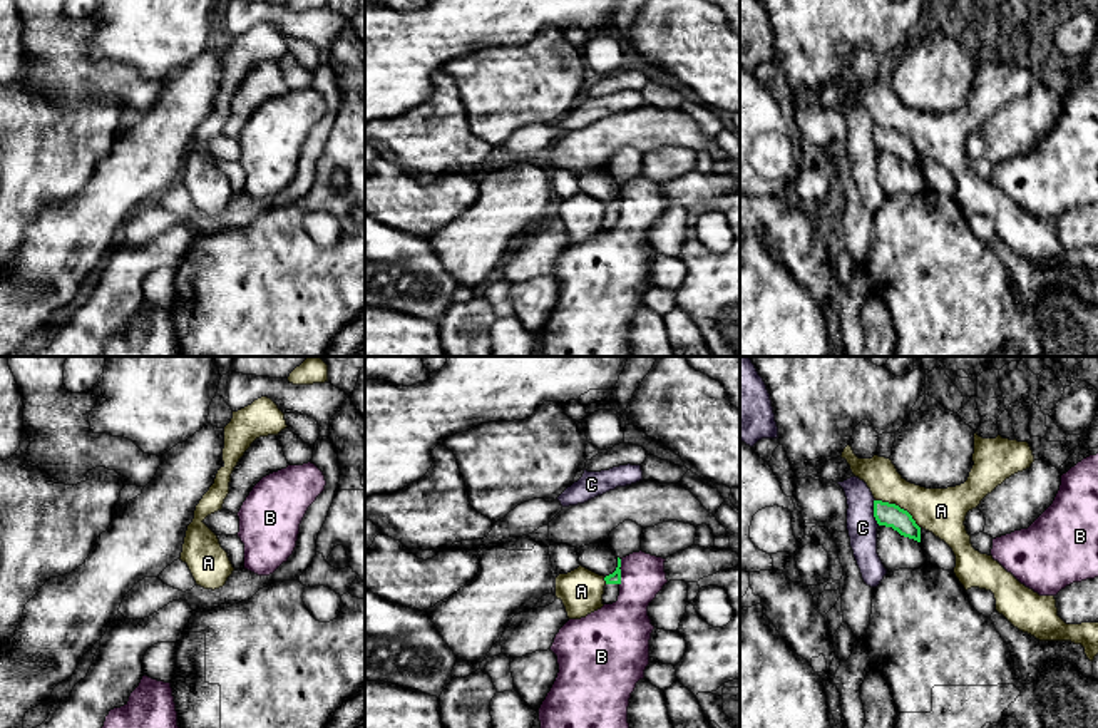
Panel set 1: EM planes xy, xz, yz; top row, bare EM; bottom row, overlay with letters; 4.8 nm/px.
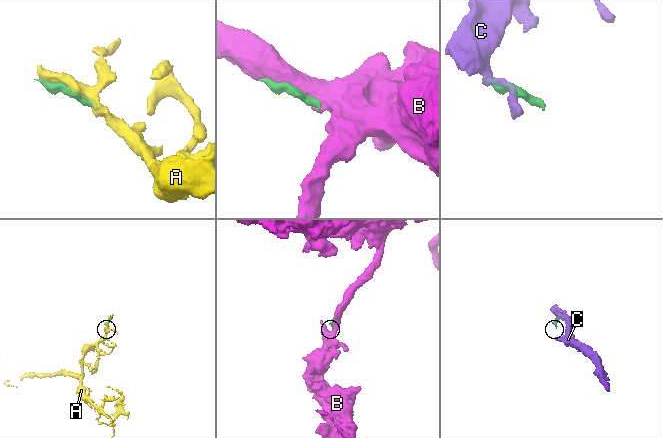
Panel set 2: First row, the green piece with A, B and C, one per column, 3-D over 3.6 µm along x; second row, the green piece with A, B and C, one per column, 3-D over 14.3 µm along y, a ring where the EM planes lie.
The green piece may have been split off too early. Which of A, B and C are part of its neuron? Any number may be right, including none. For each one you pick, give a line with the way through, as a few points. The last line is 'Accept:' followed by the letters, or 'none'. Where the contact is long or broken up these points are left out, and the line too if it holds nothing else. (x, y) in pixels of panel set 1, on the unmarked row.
Accept: none

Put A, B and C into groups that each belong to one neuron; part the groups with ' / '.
A / B / C

